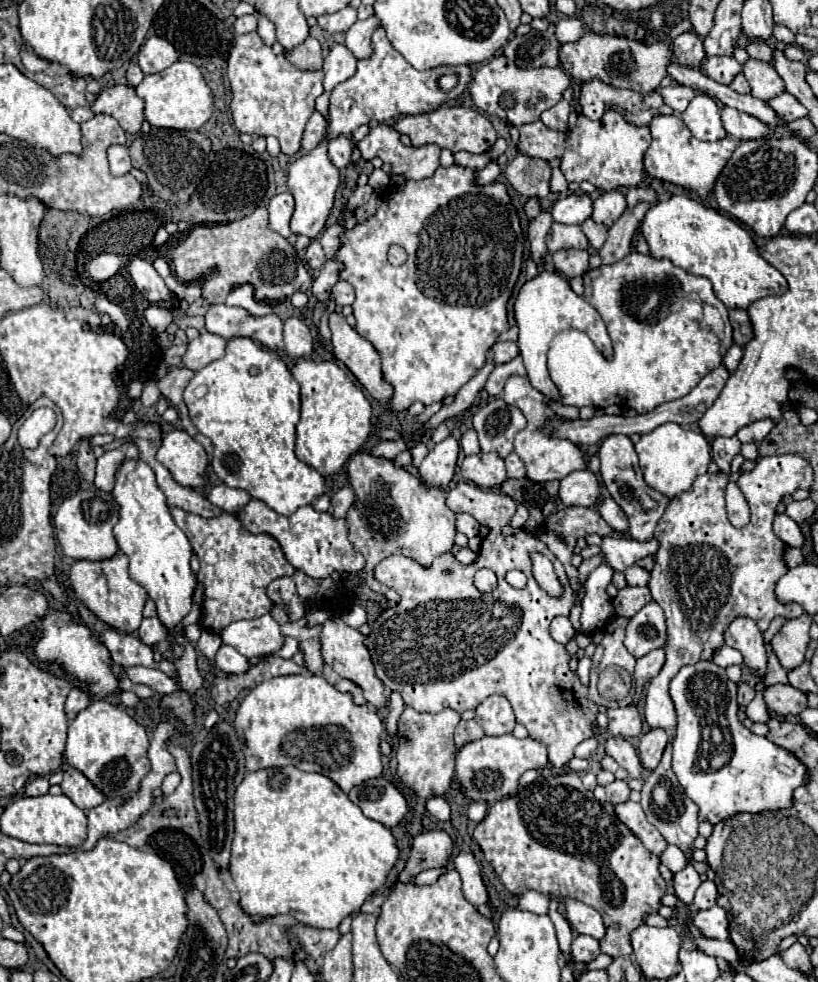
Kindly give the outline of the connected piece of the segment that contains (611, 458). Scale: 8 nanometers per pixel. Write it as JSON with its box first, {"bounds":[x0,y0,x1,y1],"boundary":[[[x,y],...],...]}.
{"bounds":[599,435,669,539],"boundary":[[[609,435],[599,449],[599,459],[601,459],[601,479],[607,487],[607,491],[611,493],[613,501],[623,509],[623,513],[629,519],[629,535],[633,539],[651,539],[653,531],[657,527],[657,521],[663,517],[667,505],[669,505],[669,497],[651,489],[645,481],[643,481],[643,471],[637,463],[637,455],[633,449],[633,443],[629,437],[625,435]]]}

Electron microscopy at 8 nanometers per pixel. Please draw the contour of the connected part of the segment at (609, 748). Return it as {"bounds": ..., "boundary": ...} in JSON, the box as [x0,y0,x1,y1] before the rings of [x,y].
{"bounds":[605,737,645,779],"boundary":[[[621,737],[607,739],[605,741],[605,753],[609,757],[613,757],[621,767],[625,767],[629,771],[629,777],[633,777],[633,779],[641,777],[641,773],[645,771],[643,765],[639,763],[639,757],[635,753],[635,747],[629,741],[621,739]]]}

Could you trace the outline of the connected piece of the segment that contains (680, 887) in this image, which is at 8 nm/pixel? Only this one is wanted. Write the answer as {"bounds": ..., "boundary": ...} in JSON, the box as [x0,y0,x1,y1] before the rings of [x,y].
{"bounds":[673,863,701,905],"boundary":[[[687,863],[685,869],[681,869],[679,873],[673,875],[673,887],[675,887],[675,895],[685,903],[689,905],[695,897],[695,891],[697,887],[701,885],[701,877],[699,873],[695,871],[695,867],[691,863]]]}

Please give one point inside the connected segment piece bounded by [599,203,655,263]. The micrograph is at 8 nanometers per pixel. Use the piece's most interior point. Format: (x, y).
(618, 244)

